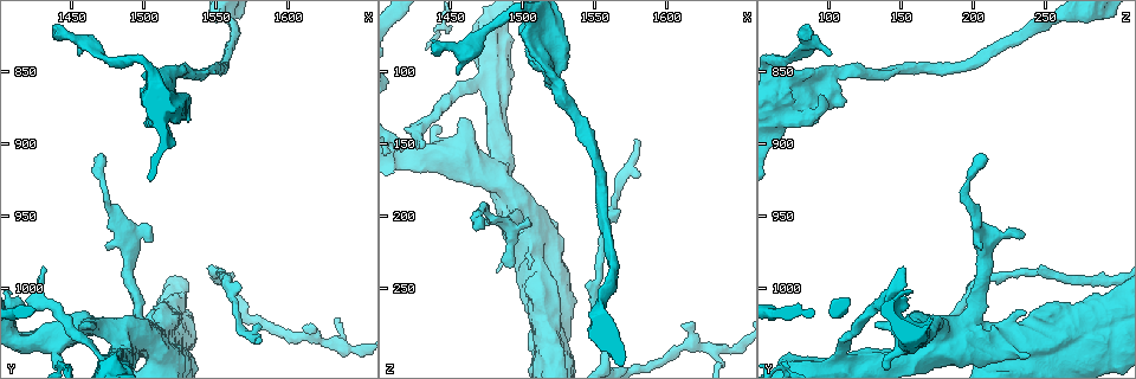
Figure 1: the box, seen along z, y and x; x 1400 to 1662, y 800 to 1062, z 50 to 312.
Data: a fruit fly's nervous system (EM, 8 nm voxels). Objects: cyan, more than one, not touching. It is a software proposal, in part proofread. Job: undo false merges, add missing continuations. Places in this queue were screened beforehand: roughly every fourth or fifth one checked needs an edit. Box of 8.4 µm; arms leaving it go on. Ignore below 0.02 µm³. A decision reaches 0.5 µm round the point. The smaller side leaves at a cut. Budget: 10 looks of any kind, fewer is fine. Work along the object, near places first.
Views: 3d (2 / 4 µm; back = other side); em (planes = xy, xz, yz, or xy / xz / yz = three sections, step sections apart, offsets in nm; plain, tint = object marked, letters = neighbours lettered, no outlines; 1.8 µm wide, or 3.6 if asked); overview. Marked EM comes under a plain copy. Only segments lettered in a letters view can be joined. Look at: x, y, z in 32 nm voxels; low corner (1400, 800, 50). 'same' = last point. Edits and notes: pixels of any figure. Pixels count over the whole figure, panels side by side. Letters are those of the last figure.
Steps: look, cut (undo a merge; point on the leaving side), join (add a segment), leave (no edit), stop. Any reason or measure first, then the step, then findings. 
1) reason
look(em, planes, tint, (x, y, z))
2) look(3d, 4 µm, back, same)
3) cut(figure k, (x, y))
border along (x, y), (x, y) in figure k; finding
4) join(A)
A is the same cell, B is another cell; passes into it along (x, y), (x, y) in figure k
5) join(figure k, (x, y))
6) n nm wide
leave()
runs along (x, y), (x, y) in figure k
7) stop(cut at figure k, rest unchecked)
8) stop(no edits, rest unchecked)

look(3d, 4 µm, (1610, 1028, 276))

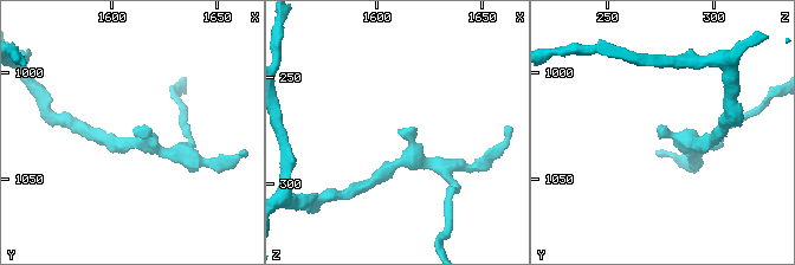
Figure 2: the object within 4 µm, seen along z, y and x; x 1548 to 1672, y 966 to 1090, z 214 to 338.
arms of 180, 200 nm; need the tissue
look(em, planes, letters, (1611, 1029, 276))

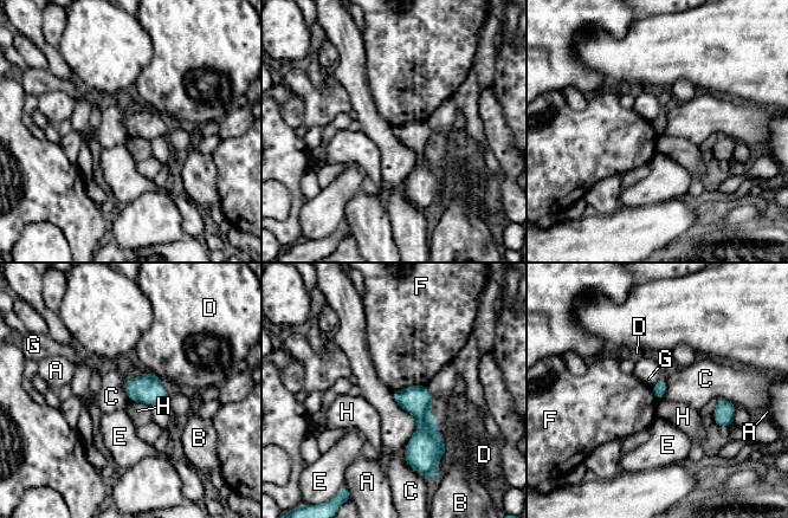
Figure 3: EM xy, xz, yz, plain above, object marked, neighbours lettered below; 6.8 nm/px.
90 nm wide
leave()
A, B, C, D, E, F, G and H are other cells; border along (391, 392), (419, 473) in figure 3; none of them fits

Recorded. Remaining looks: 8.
calibre changes
look(em, 3.6 µm, planes, letters, (1506, 1034, 226))

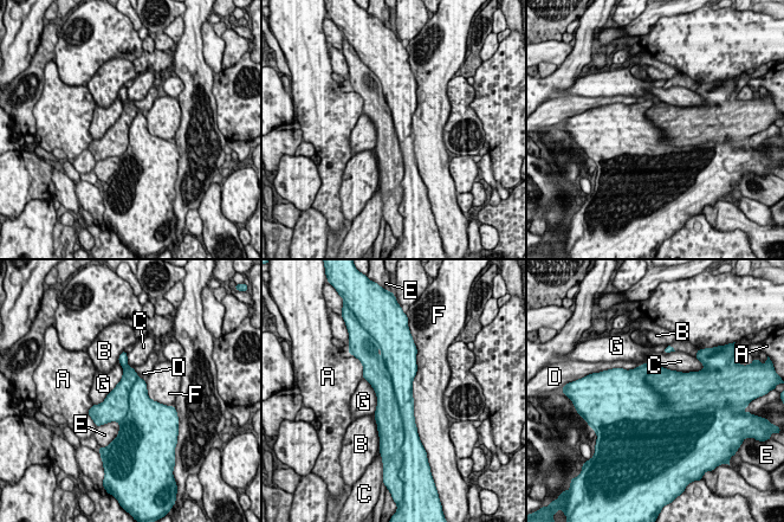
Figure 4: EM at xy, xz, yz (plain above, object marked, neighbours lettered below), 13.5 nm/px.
F touches over 950 nm
cut(figure 4, (678, 394))
A, B, C, D, E, F and G are other cells; two neurons meet here

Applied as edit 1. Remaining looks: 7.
touches itself
look(em, 3.6 µm, planes, letters, (1510, 866, 68))

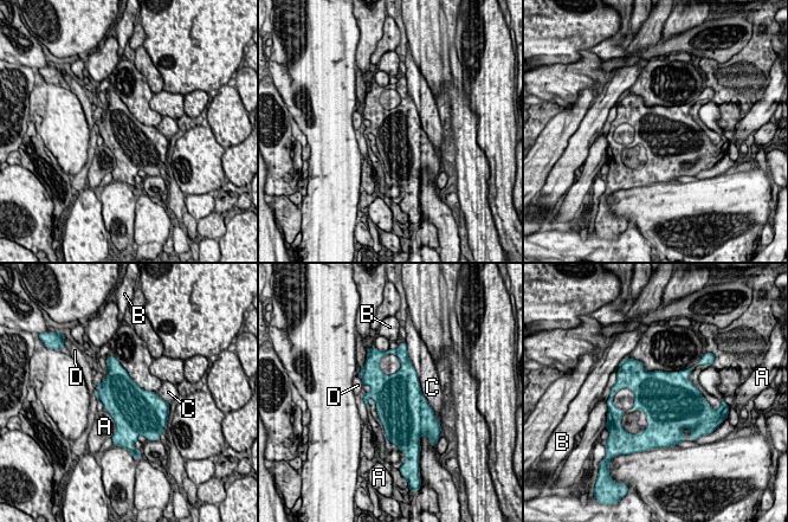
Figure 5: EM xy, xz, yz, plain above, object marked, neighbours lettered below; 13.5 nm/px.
600 nm wide; C touches over 700 nm
leave()
A, B, C and D are other cells; all the same neuron

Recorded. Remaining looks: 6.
an open end
look(em, planes, letters, (1436, 820, 84))

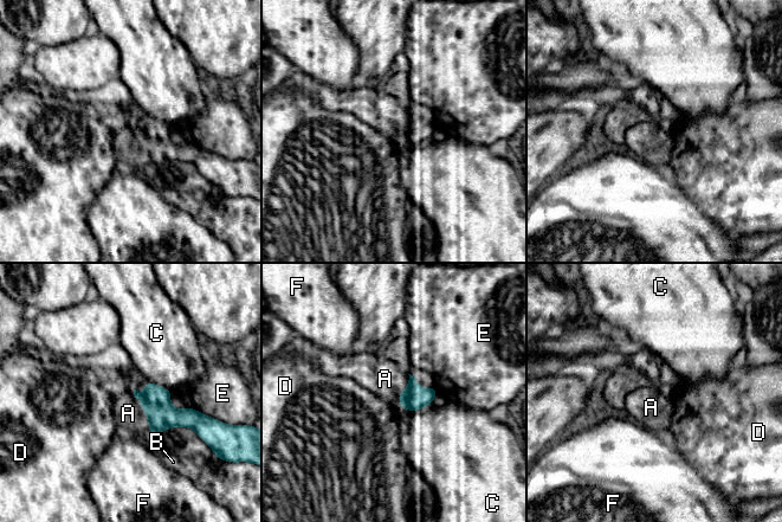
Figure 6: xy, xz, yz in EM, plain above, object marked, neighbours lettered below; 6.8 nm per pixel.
join(A)
A is the same cell, B, C, D, E and F are other cells; passes into it along (155, 400), (144, 412), (128, 413) in figure 6; the neuron continues

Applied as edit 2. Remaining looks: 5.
stop(cut at figure 4, join at figure 6, rest unchecked)

